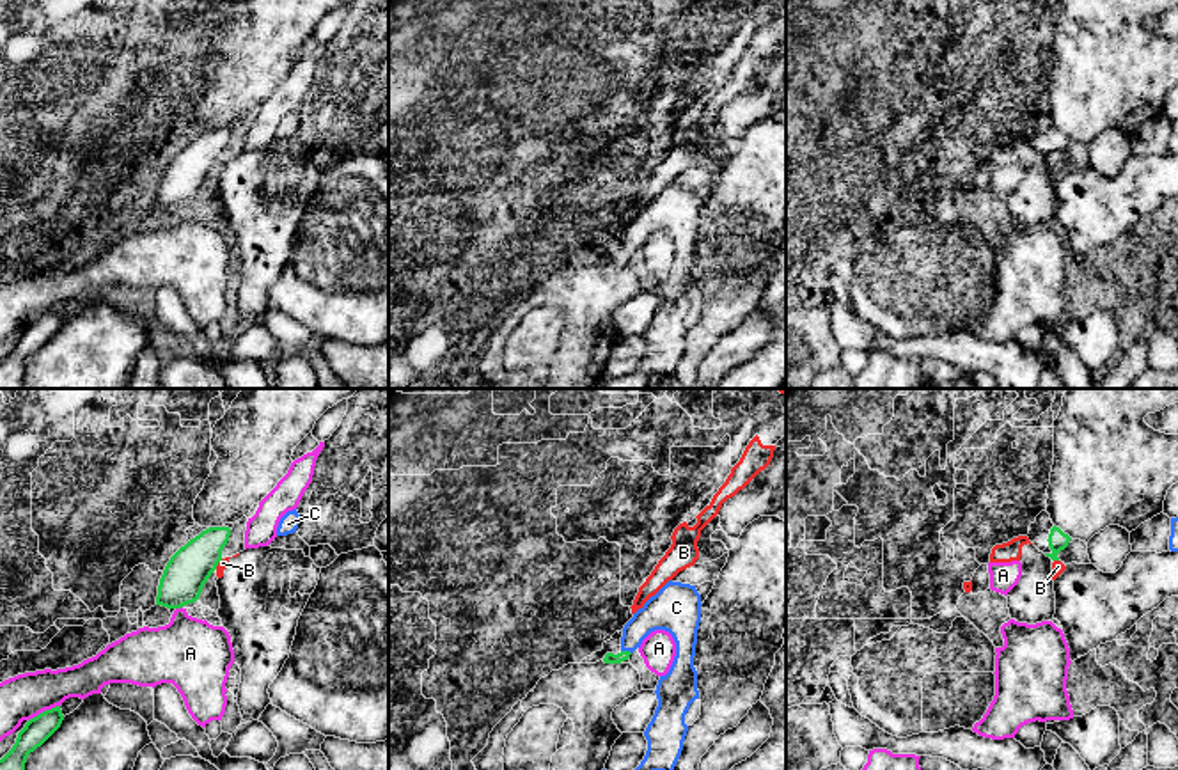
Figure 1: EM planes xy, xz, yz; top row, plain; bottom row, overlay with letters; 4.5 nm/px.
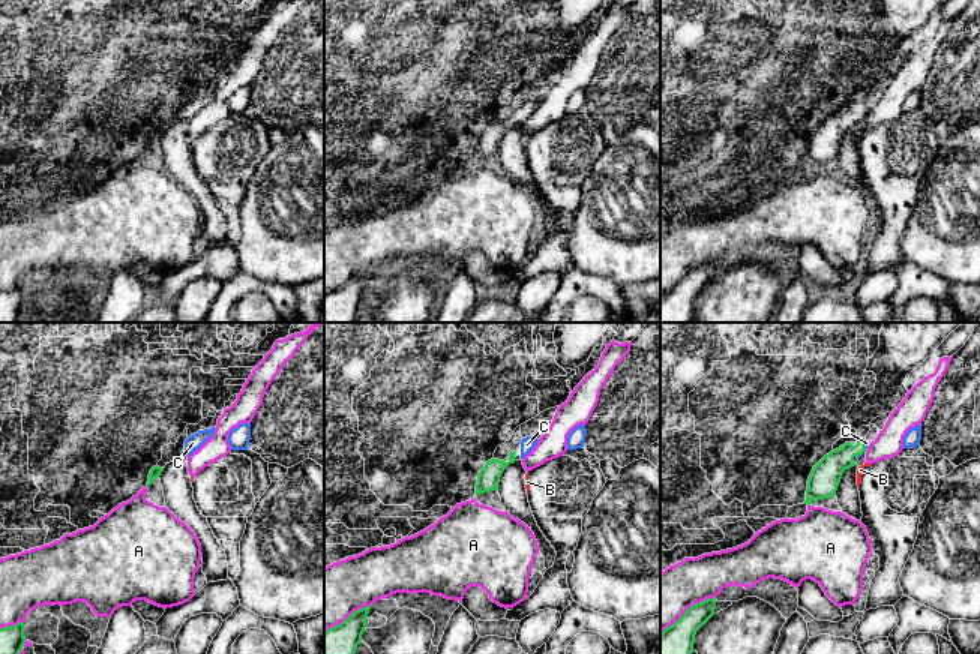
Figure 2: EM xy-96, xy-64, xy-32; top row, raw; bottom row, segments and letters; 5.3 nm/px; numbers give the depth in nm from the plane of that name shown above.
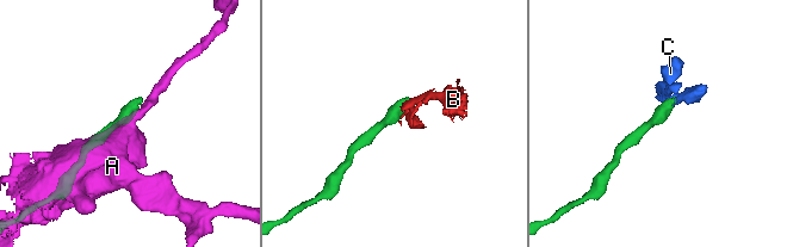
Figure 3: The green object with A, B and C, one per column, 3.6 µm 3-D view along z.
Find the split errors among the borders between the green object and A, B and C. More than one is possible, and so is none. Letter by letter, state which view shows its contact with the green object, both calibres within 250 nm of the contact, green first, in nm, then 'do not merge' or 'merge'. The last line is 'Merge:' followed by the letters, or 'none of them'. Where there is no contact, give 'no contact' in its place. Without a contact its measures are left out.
A: xy | 120/200 nm | do not merge
B: yz | 90/60 nm | do not merge
C: xz | 50/170 nm | merge
Merge: C

